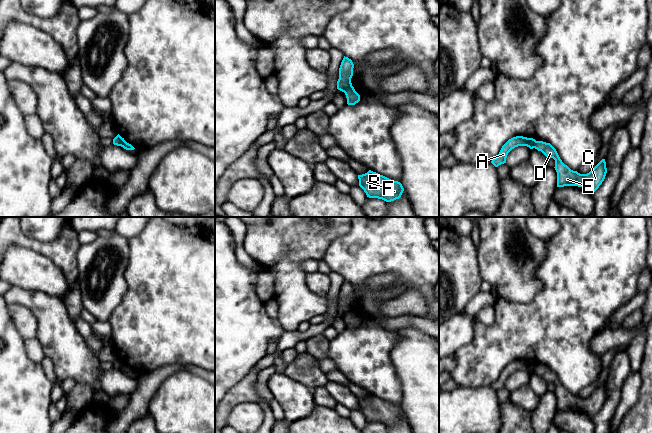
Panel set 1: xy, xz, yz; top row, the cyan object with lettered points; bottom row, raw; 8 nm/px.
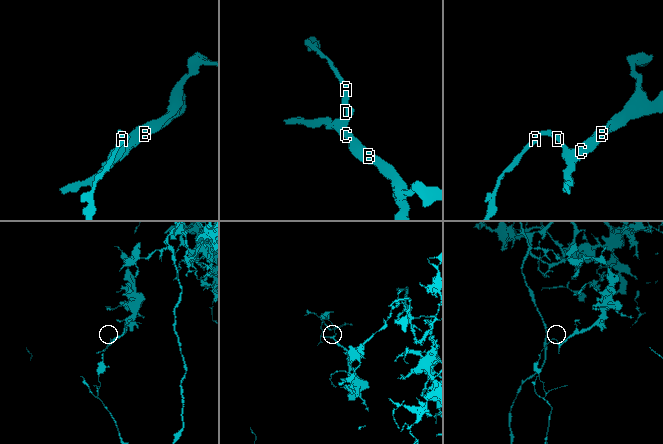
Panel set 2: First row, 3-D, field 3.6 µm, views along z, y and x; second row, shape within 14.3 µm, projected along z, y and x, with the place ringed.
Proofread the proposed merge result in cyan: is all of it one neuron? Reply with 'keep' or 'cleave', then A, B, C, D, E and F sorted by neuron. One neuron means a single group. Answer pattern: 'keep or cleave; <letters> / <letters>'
cleave; A / B C D E F

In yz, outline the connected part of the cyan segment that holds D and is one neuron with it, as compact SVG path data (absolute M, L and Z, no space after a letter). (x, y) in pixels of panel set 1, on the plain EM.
M537 365L534 372L541 375L548 383L555 384L557 411L578 410L593 418L605 403L607 397L605 383L602 383L589 397L580 398L562 386L556 373L550 367Z

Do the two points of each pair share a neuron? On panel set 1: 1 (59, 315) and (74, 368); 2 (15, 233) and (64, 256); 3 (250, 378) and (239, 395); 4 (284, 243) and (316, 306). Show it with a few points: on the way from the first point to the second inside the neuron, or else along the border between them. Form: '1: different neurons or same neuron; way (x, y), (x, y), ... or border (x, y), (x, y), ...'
1: same neuron; way (59, 328), (59, 338), (71, 355)
2: same neuron; way (27, 242), (52, 250)
3: same neuron; way (248, 382), (243, 391)
4: same neuron; way (284, 259), (290, 280), (300, 290)

